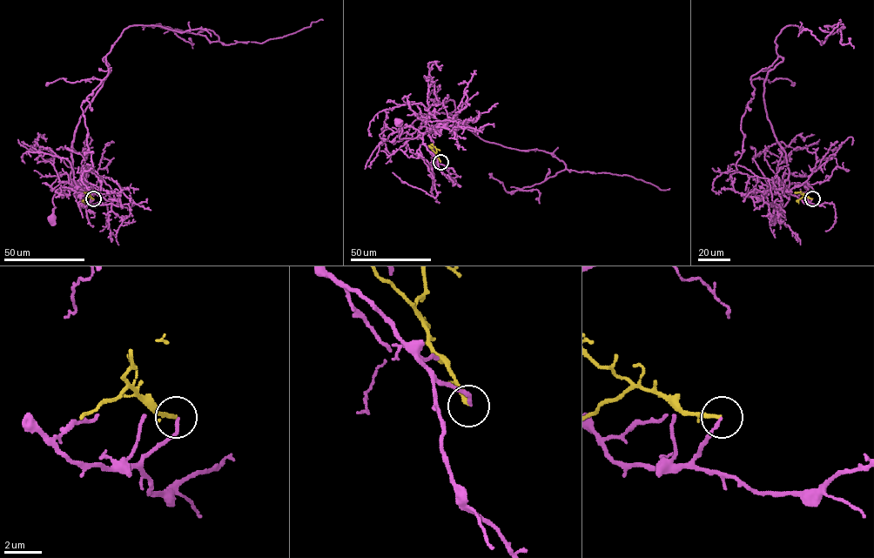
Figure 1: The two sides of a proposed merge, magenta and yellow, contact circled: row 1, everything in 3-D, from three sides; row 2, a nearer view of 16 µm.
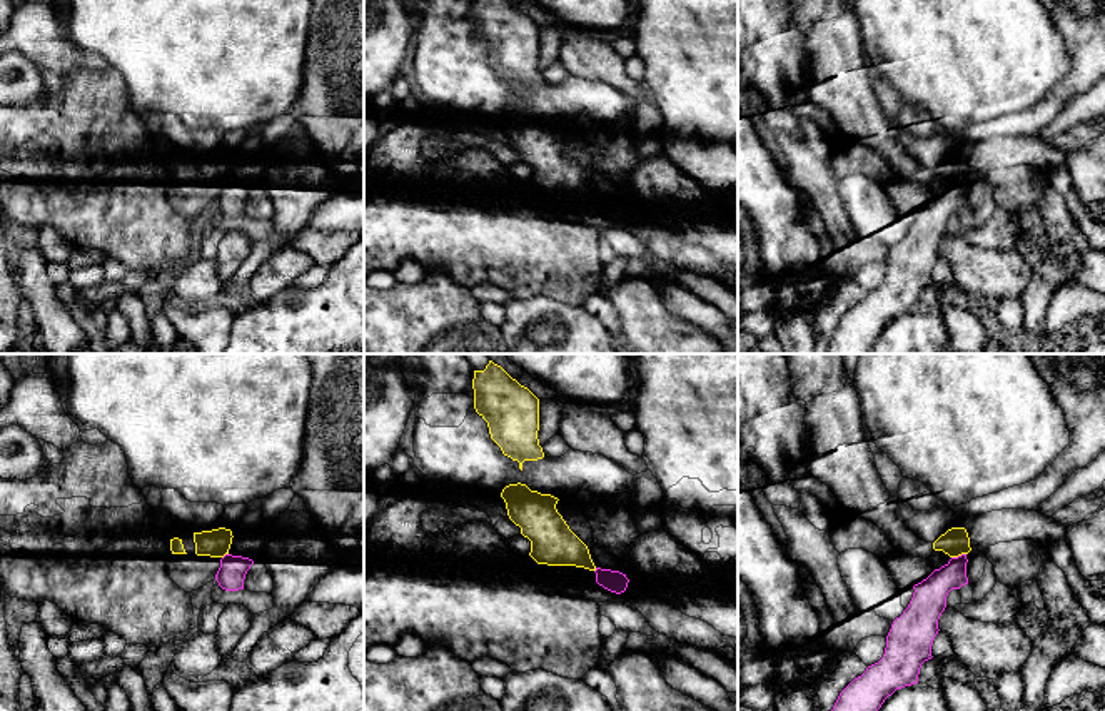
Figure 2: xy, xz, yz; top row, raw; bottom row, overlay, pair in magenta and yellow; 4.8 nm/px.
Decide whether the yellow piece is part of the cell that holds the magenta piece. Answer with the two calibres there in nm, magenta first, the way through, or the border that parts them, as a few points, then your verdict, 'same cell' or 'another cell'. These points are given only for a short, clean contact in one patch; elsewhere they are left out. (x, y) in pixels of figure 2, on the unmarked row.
160/140 nm | along yz (965, 179), (952, 184) | another cell

